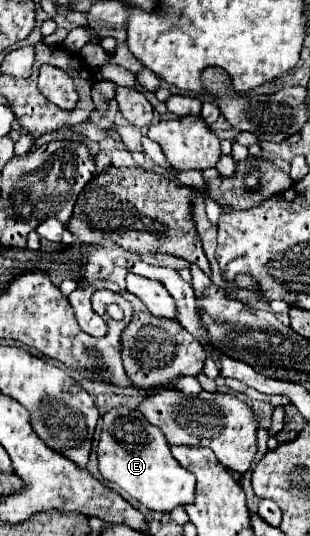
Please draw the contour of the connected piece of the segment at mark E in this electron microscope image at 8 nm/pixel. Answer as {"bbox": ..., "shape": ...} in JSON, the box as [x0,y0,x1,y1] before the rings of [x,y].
{"bbox":[98,406,196,512],"shape":[[[120,406],[116,410],[118,410],[118,414],[114,416],[114,420],[104,422],[100,442],[98,442],[98,464],[100,464],[102,478],[118,484],[132,498],[140,500],[148,510],[154,510],[154,512],[172,512],[176,506],[190,504],[194,498],[196,478],[192,476],[192,472],[180,468],[180,464],[176,464],[176,460],[170,454],[170,446],[164,440],[164,434],[158,428],[154,428],[152,424],[148,424],[148,420],[144,420],[144,416],[140,416],[138,410],[128,410],[126,406]]]}

